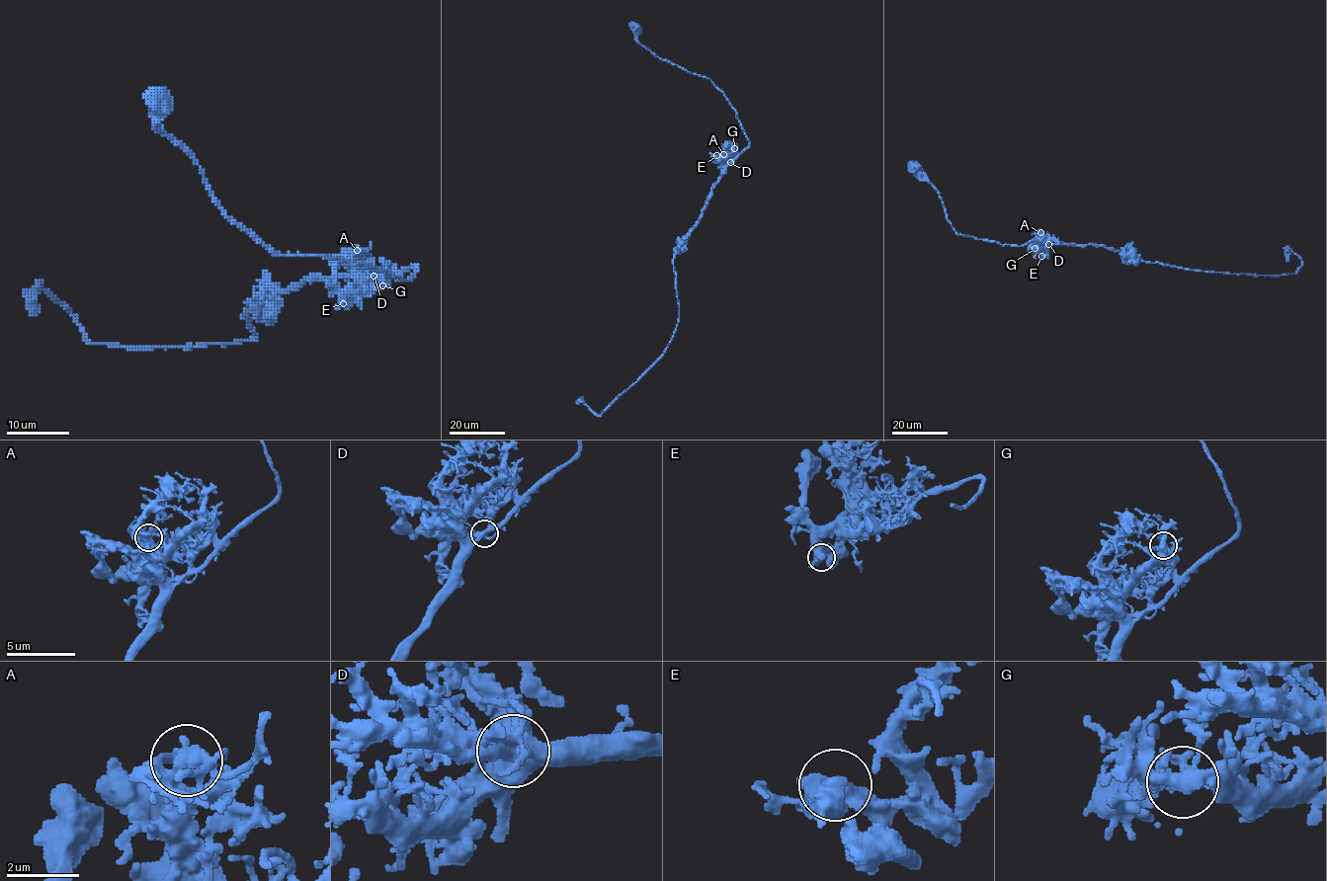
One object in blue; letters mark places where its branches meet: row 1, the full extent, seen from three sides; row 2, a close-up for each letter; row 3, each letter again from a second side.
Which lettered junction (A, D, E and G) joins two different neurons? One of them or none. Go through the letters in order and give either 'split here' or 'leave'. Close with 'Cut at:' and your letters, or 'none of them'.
A: leave
D: leave
E: leave
G: leave
Cut at: none of them

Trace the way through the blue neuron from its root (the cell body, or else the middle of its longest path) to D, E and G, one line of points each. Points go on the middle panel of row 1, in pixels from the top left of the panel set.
D: (636, 29), (635, 40), (640, 44), (662, 59), (706, 77), (735, 111), (749, 146), (730, 162)
E: (636, 29), (635, 40), (640, 44), (662, 59), (706, 77), (735, 111), (749, 146), (728, 162), (716, 155)
G: (636, 29), (635, 40), (659, 58), (706, 77), (721, 92), (735, 111), (749, 142), (736, 156), (734, 148)

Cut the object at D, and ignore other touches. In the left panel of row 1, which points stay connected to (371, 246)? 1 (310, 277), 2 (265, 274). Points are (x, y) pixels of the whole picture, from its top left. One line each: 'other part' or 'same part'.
1: same part
2: same part

